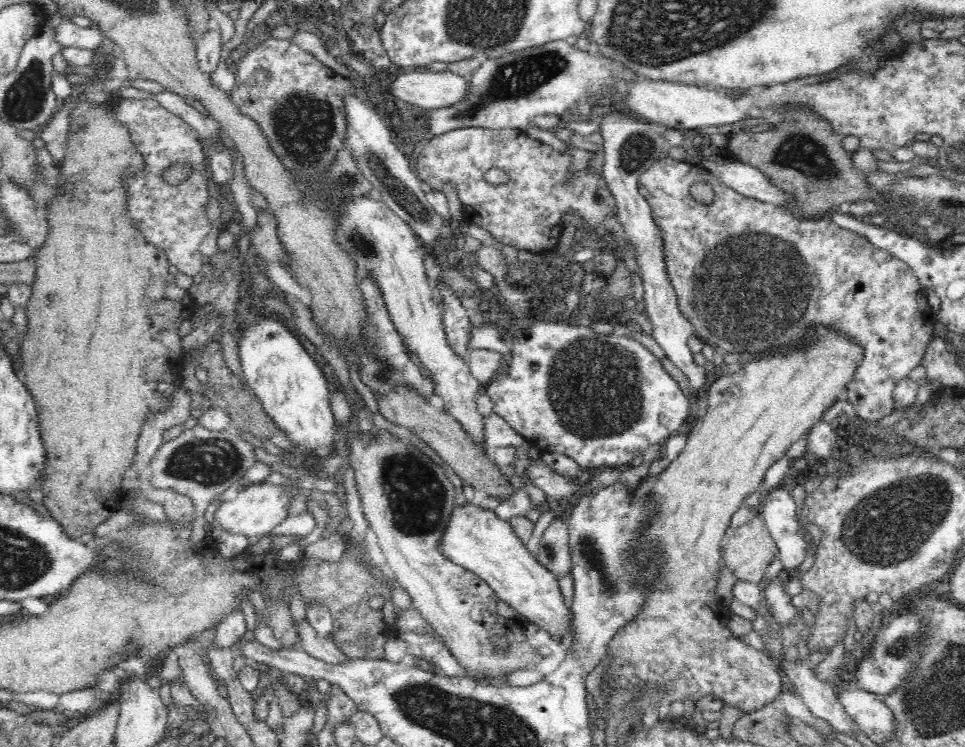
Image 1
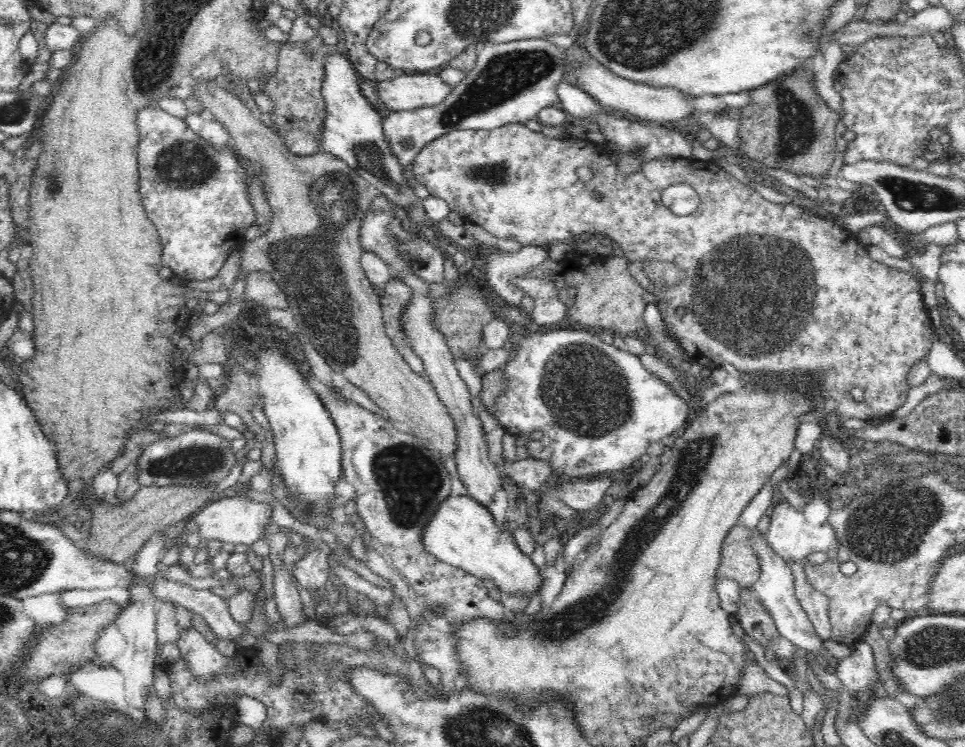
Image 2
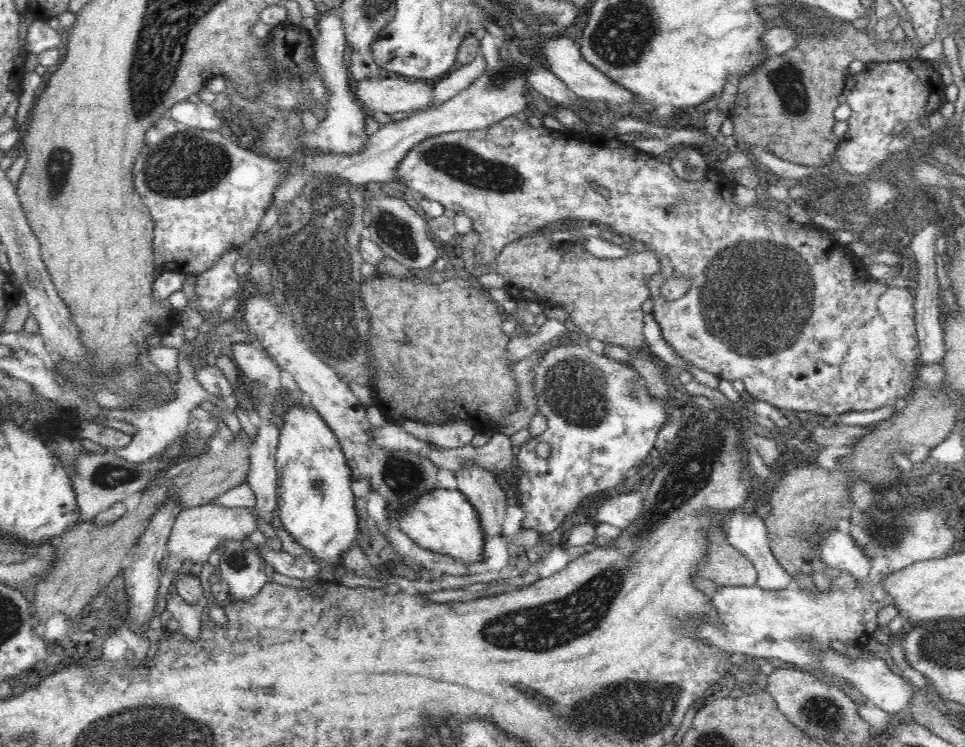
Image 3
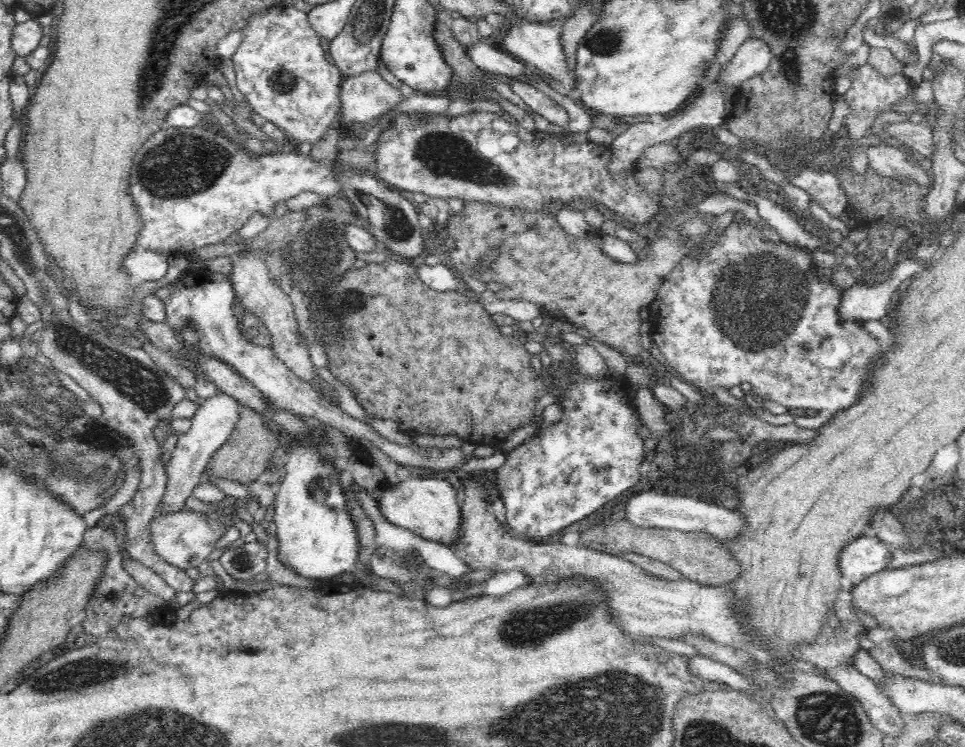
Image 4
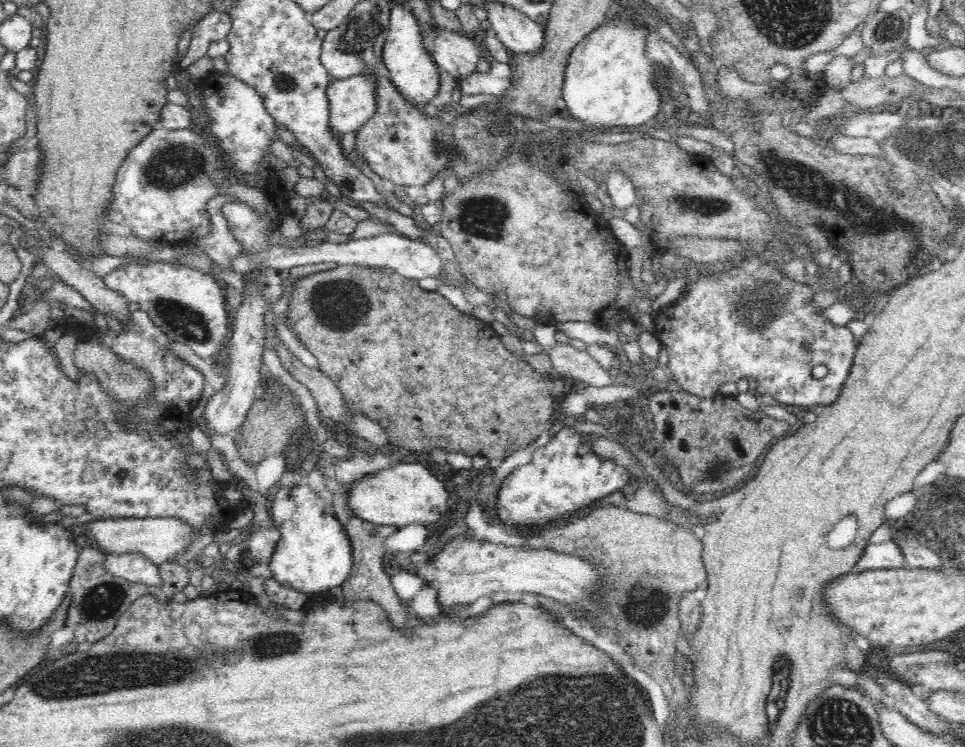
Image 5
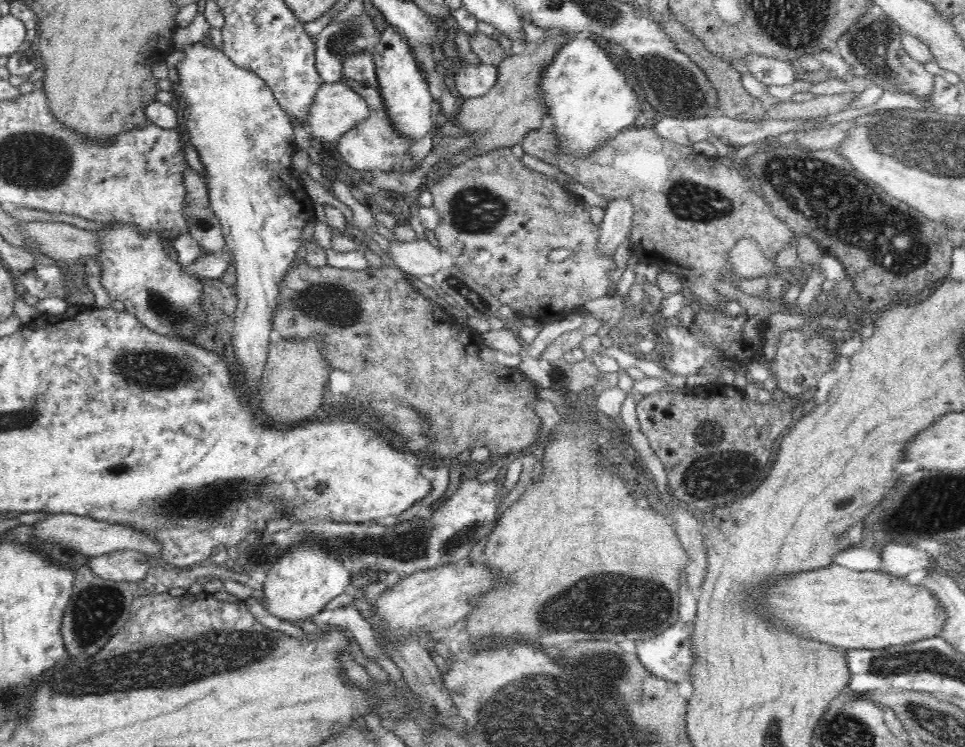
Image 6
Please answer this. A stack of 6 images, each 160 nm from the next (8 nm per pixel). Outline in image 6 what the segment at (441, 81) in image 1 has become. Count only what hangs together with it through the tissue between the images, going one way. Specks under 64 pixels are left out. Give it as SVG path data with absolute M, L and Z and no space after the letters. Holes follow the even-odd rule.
M341 81L332 84L324 83L313 98L306 130L317 145L325 142L336 142L347 130L368 118L369 114L370 109L367 102L347 84Z

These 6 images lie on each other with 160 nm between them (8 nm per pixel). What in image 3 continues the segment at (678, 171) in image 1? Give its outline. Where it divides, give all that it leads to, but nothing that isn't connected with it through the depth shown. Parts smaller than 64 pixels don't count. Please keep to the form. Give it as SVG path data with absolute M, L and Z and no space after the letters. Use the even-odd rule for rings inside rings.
M512 115L503 118L502 126L514 128L514 142L498 152L498 154L488 154L486 148L486 132L488 129L476 129L471 131L458 131L453 133L439 134L413 146L411 151L400 161L397 168L396 180L408 185L413 191L424 194L425 199L440 202L445 209L453 210L456 213L466 214L473 220L473 229L479 234L481 244L475 248L475 262L477 264L490 264L496 260L496 256L505 253L508 245L526 233L541 230L544 226L552 222L562 222L563 224L597 224L602 226L606 232L617 233L631 241L642 241L652 249L660 263L661 277L668 280L670 276L688 276L691 280L690 286L684 296L676 300L666 300L660 295L660 285L663 279L659 277L647 277L650 298L653 300L652 315L662 329L662 338L675 350L685 364L691 364L714 374L719 379L742 380L745 390L751 400L768 402L774 407L792 411L815 412L818 415L830 416L832 414L844 414L846 412L865 412L878 410L886 406L894 407L898 400L906 400L912 394L913 378L916 369L919 367L919 356L921 353L917 330L915 327L915 310L913 307L915 296L906 287L886 287L882 280L872 279L866 266L862 264L862 259L854 256L854 253L842 243L836 243L828 239L828 231L812 223L796 224L788 214L782 213L762 201L757 201L752 206L738 206L732 200L734 194L735 181L728 179L723 172L707 174L703 181L686 181L680 179L672 166L656 161L655 157L640 151L632 144L626 144L620 138L611 139L602 135L593 135L584 130L557 131L544 126L535 128L528 121L519 120ZM590 182L598 182L608 190L609 196L602 196L592 189Z

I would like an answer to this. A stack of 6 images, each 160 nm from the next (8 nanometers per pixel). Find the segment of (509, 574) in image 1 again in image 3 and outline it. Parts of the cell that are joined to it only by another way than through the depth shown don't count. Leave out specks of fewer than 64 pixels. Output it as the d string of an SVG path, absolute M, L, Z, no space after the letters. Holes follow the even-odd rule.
M442 489L424 493L415 498L411 505L397 512L400 530L422 549L436 554L448 555L462 564L482 562L484 554L484 533L476 509L458 489Z

